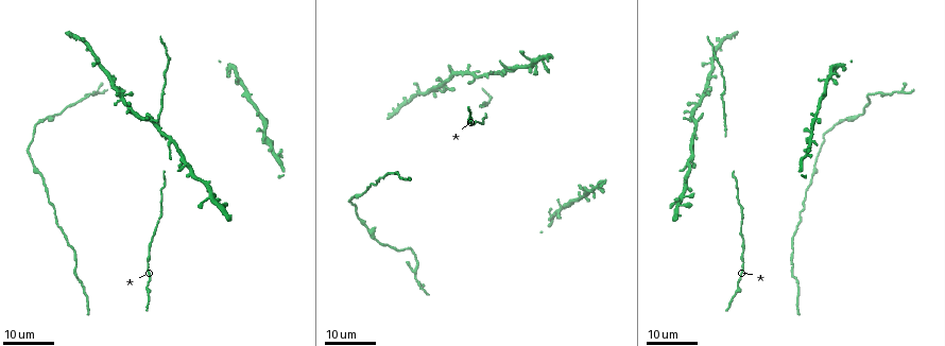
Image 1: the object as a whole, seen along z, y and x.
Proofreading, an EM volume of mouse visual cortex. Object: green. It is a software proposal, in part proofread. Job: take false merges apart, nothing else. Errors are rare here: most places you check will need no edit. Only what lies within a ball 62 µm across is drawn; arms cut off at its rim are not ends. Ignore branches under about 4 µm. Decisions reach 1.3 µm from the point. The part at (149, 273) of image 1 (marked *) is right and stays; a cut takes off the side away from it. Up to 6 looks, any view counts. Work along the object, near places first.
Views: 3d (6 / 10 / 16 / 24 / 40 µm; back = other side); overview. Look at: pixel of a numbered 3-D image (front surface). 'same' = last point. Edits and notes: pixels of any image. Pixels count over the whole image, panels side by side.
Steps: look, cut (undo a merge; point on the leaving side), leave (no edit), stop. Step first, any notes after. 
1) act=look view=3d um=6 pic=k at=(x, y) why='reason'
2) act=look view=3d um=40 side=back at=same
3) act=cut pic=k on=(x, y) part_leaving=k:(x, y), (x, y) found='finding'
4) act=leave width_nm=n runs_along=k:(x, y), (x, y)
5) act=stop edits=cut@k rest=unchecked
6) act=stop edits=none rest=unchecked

act=look view=3d um=24 pic=1 at=(153, 238) why='a narrow waist'

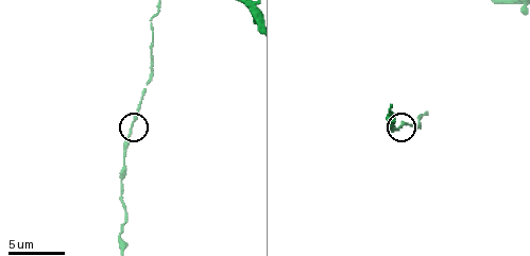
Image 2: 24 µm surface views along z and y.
act=look view=3d um=10 pic=2 at=(399, 130)

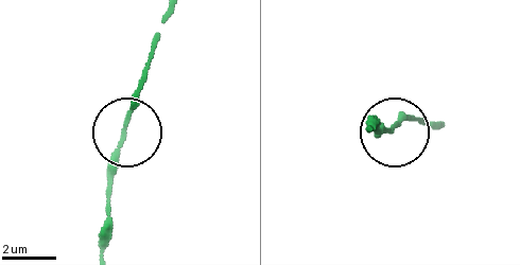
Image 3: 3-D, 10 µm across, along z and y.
act=leave runs_along=3:(370, 128), (418, 117) found='all the same neuron'

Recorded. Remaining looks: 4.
act=look view=3d um=24 pic=1 at=(695, 123)

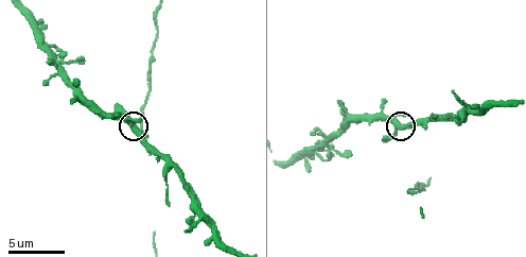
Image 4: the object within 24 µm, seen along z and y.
act=look view=3d um=10 pic=4 at=(398, 122)

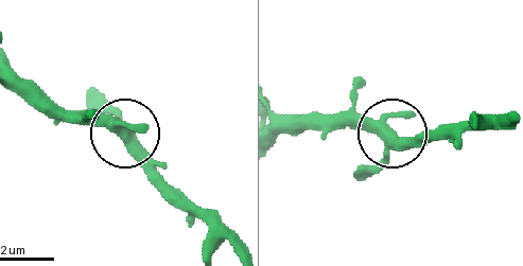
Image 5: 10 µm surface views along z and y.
act=look view=3d um=10 side=back pic=5 at=(126, 135)

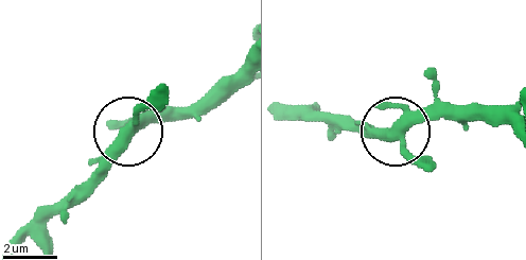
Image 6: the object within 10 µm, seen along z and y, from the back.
act=leave width_nm=390 found='one neuron here'

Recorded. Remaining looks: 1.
act=stop edits=none rest=unchecked

